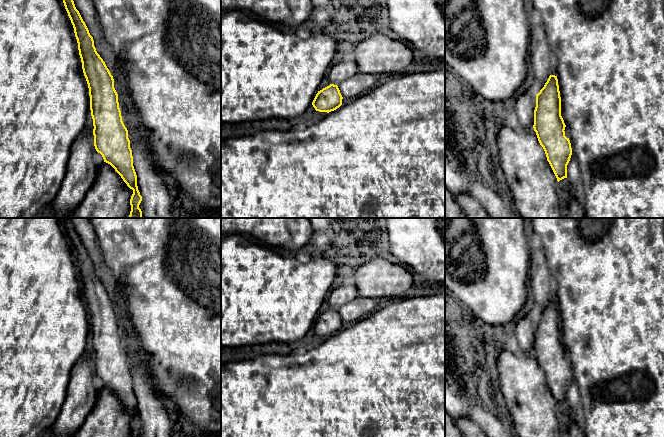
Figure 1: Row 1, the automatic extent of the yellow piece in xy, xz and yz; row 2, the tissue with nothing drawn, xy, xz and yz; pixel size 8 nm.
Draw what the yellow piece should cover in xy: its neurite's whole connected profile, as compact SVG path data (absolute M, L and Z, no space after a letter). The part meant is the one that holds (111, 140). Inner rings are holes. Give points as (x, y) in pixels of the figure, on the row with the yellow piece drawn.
M63 0L63 3L74 28L82 69L89 88L95 149L102 155L104 162L110 164L133 190L129 218L142 218L139 208L142 196L137 186L128 130L122 121L113 76L97 53L93 37L74 1Z

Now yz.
M550 75L536 95L533 128L558 182L567 178L567 165L572 155L570 140L565 136L565 127L561 116L558 79L557 76Z

